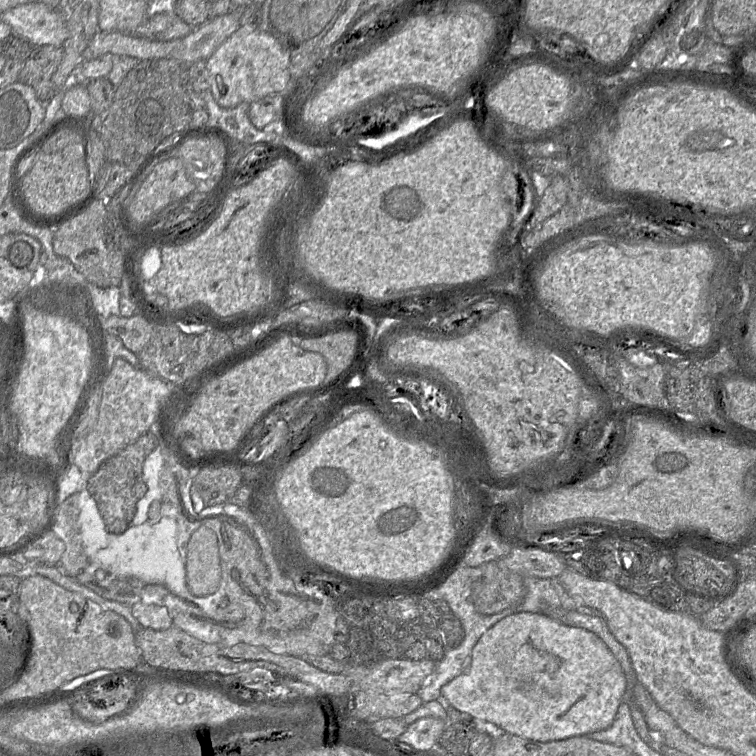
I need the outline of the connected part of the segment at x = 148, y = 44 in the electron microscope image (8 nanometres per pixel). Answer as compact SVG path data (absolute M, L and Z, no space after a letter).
M98 30L89 45L83 52L83 61L95 59L105 54L126 55L139 60L159 59L171 57L171 53L180 48L181 40L160 41L147 39L132 33L122 33L118 31L104 32Z

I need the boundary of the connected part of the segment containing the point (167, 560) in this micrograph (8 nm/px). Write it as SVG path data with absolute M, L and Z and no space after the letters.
M162 517L157 522L148 520L140 525L130 525L121 534L109 534L109 544L94 555L94 564L101 565L111 576L134 577L143 583L162 584L172 594L194 602L200 596L193 595L188 589L177 535L177 522L171 517Z

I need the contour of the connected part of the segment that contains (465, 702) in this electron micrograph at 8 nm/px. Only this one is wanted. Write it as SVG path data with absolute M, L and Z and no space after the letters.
M513 611L489 628L472 649L471 662L464 671L441 687L440 697L460 712L495 724L505 731L528 740L548 742L564 740L575 736L586 736L590 733L607 729L614 721L617 710L626 691L627 680L620 663L604 641L593 632L584 628L564 625L542 613Z

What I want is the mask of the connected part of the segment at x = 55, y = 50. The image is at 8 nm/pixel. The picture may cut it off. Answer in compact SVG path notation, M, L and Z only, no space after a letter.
M36 46L18 76L18 82L31 86L38 99L46 103L55 94L53 74L56 72L64 56L63 46Z

